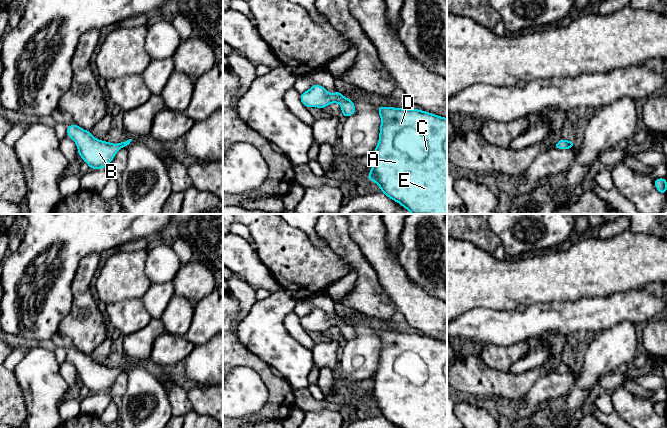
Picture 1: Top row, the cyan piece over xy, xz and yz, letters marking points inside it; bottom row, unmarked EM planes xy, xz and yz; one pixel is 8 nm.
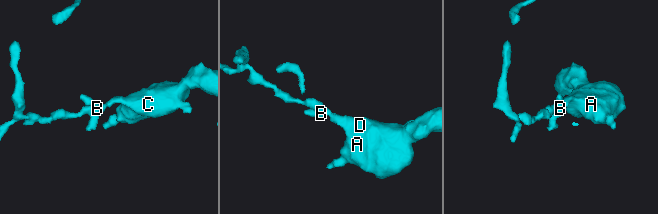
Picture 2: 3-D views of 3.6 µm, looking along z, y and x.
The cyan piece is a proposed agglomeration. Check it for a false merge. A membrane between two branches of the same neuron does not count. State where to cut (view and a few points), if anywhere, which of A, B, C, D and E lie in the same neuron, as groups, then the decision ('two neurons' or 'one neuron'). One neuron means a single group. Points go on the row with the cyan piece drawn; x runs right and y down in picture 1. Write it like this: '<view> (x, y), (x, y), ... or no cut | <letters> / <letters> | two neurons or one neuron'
no cut | A B C D E | one neuron

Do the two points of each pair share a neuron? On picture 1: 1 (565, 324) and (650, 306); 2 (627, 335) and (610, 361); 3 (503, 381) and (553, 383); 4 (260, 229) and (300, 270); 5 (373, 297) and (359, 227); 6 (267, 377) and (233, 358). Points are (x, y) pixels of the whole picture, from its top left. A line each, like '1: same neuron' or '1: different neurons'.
1: same neuron
2: same neuron
3: different neurons
4: same neuron
5: different neurons
6: same neuron

